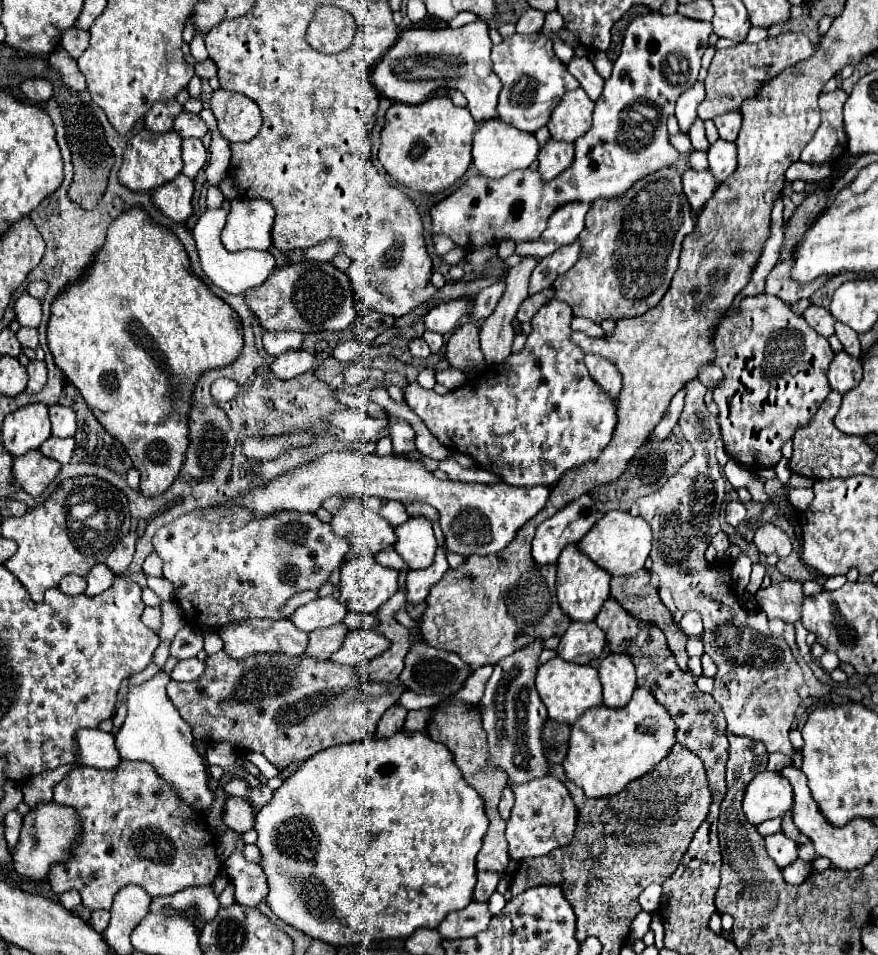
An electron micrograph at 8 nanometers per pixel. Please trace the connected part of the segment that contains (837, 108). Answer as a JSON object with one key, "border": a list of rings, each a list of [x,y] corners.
{"border":[[[840,88],[820,94],[822,122],[814,134],[814,140],[810,140],[802,150],[802,162],[814,166],[832,164],[846,150],[846,134],[842,128],[842,106],[846,98],[848,94]]]}

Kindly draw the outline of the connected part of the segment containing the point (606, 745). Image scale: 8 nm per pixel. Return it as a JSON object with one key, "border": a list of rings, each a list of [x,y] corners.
{"border":[[[636,688],[626,706],[594,706],[572,724],[570,748],[562,766],[586,798],[614,796],[632,780],[658,768],[658,762],[662,762],[676,744],[676,730],[678,728],[674,726],[674,720],[670,720],[670,714],[666,714],[666,708],[646,688]]]}

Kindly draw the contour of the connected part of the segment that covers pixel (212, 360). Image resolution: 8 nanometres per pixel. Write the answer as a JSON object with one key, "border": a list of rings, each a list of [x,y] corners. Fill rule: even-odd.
{"border":[[[134,206],[134,210],[126,210],[126,214],[120,214],[110,224],[110,230],[106,232],[106,242],[98,250],[92,266],[84,272],[84,276],[78,278],[78,282],[72,282],[70,286],[66,286],[66,290],[60,290],[60,294],[52,302],[52,312],[50,312],[50,320],[48,320],[48,346],[50,346],[50,352],[54,356],[56,366],[80,390],[82,398],[90,406],[96,420],[114,438],[118,438],[122,442],[122,446],[126,448],[126,452],[130,454],[134,468],[140,472],[140,492],[144,496],[156,496],[156,494],[162,494],[170,488],[170,484],[174,482],[174,478],[178,476],[178,472],[182,468],[184,452],[188,446],[188,410],[190,410],[192,390],[194,390],[196,380],[206,370],[232,364],[238,358],[244,344],[242,344],[240,318],[234,314],[234,310],[226,302],[222,302],[218,296],[214,296],[208,290],[208,286],[190,270],[190,258],[188,258],[182,242],[178,242],[176,234],[172,230],[168,230],[166,226],[156,224],[148,216],[146,210],[138,210],[138,206]]]}

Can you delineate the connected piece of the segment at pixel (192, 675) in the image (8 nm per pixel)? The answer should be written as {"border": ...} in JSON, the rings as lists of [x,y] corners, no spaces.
{"border":[[[188,658],[188,660],[180,660],[170,676],[174,680],[192,682],[192,680],[198,680],[202,676],[202,672],[204,672],[204,662],[200,662],[198,658]]]}

